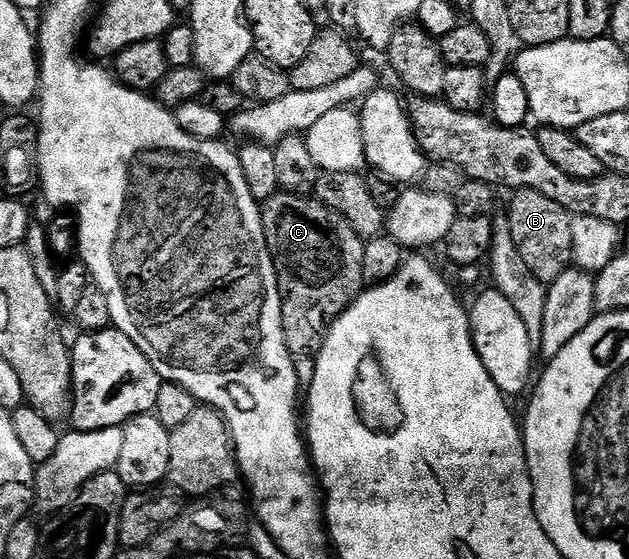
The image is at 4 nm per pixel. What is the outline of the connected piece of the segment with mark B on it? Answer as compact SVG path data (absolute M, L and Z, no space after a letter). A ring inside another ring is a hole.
M536 190L514 191L511 210L506 211L509 232L513 236L513 244L525 260L525 268L533 272L539 282L549 284L561 276L573 262L571 249L573 249L572 215L568 214L561 204L553 204L549 196L541 196Z

